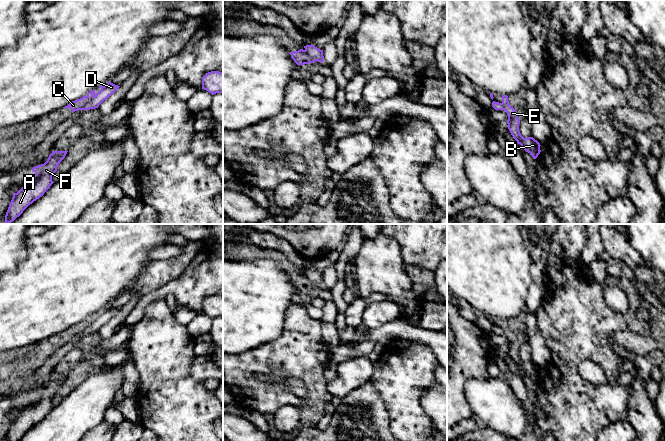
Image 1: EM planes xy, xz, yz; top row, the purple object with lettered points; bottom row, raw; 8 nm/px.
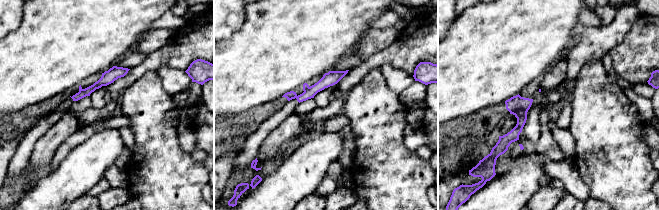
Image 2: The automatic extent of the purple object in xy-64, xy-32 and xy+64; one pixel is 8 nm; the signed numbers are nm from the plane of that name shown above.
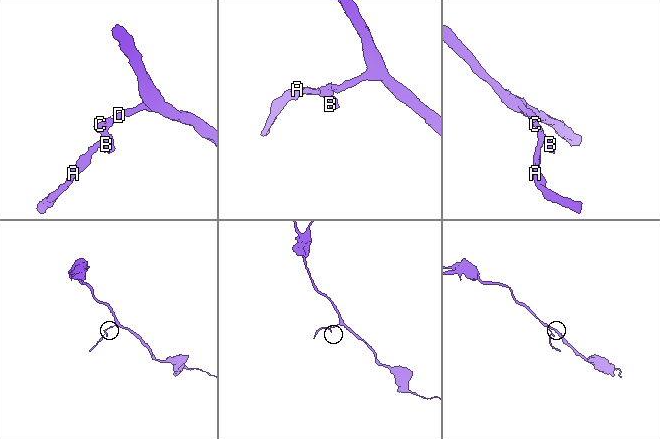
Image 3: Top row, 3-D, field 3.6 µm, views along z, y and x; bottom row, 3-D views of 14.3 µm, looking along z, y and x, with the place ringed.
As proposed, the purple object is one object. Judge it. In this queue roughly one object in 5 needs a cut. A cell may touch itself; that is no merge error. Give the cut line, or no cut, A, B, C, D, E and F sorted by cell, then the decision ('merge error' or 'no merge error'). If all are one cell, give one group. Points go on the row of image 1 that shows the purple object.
cut in xy along (94, 96), (83, 109); A B C E F / D; merge error

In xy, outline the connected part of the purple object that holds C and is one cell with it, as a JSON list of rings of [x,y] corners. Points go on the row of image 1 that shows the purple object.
[[[94,89],[90,92],[88,92],[86,96],[83,96],[80,99],[70,102],[67,106],[65,106],[63,108],[70,108],[72,110],[72,112],[75,112],[78,110],[84,110],[84,107],[94,97],[95,94],[96,93],[95,93],[95,89]]]

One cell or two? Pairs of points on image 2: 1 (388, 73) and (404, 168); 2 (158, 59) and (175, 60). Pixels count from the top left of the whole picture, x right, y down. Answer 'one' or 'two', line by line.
1: two
2: one

